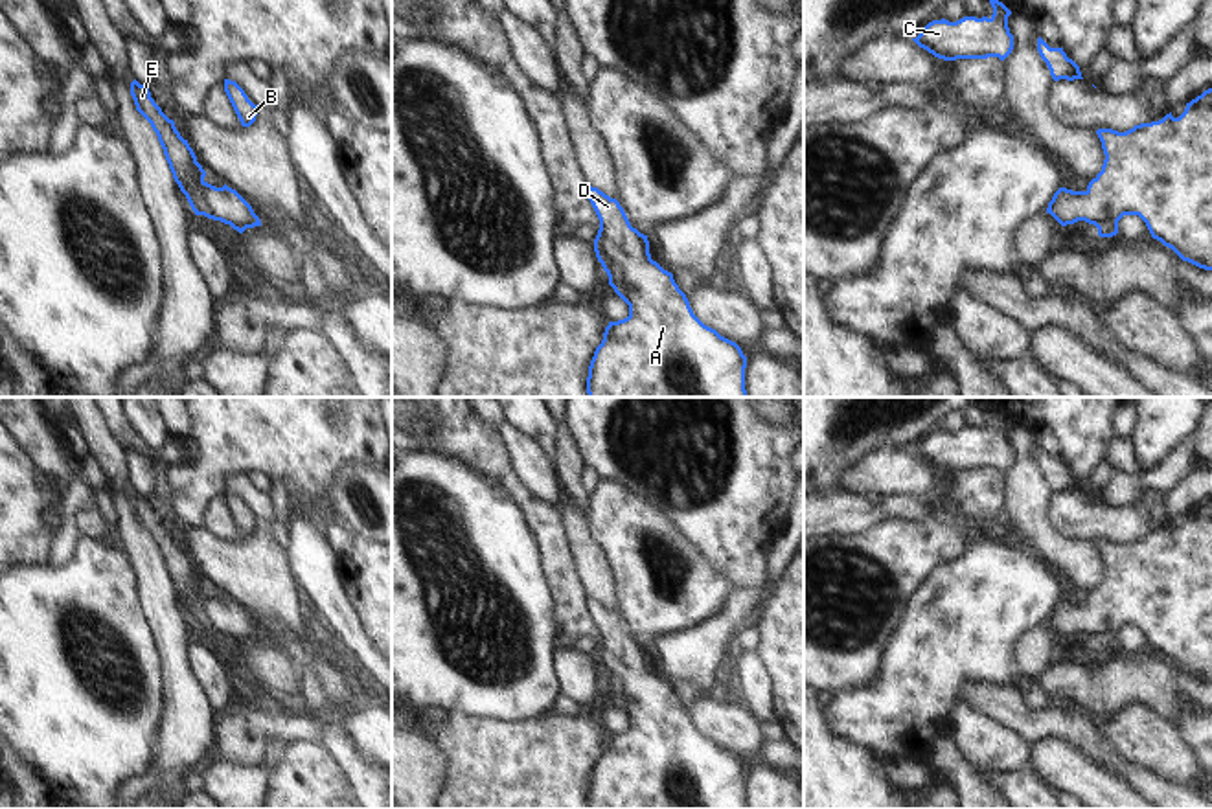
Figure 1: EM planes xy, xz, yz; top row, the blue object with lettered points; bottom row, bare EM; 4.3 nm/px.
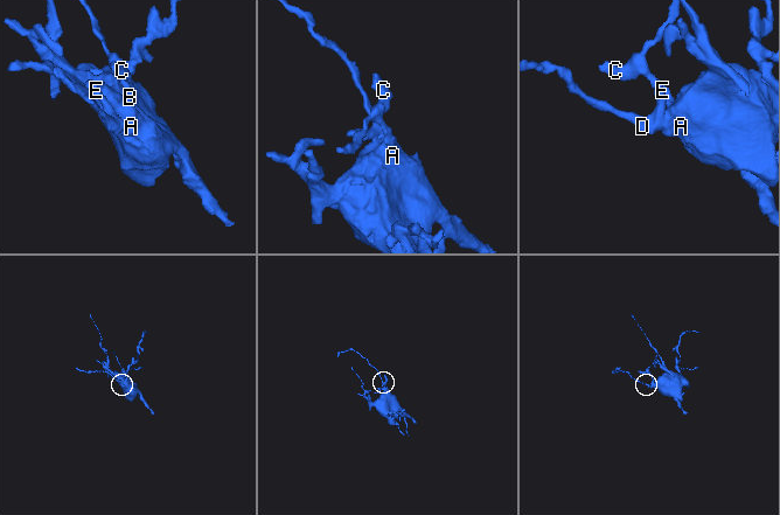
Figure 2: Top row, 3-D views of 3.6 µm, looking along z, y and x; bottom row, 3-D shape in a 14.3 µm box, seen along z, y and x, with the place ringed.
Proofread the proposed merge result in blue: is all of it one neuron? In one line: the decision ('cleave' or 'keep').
keep

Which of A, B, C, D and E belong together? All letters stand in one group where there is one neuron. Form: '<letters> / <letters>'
A B C D E

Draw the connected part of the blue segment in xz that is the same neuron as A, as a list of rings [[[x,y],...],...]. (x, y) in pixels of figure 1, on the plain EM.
[[[587,599],[600,631],[594,664],[609,697],[629,717],[629,728],[609,734],[589,778],[589,809],[747,809],[747,769],[741,759],[704,737],[673,686],[651,671],[647,647],[631,638],[623,620],[598,599]]]

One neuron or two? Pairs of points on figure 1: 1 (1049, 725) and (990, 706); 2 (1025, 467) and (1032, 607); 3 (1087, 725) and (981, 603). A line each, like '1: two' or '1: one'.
1: one
2: two
3: two

